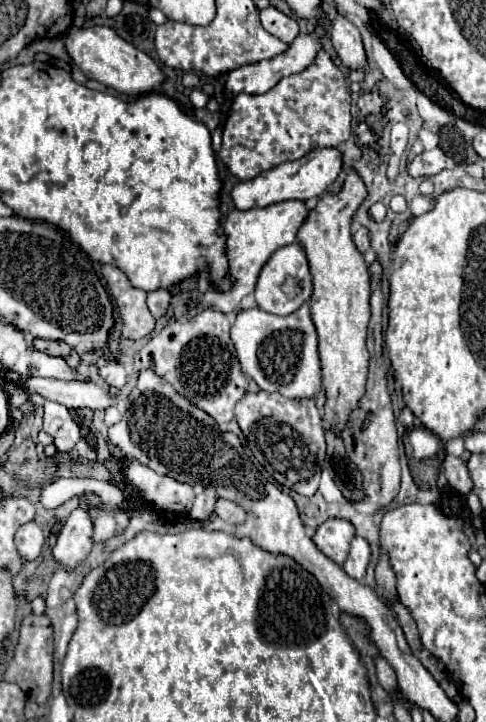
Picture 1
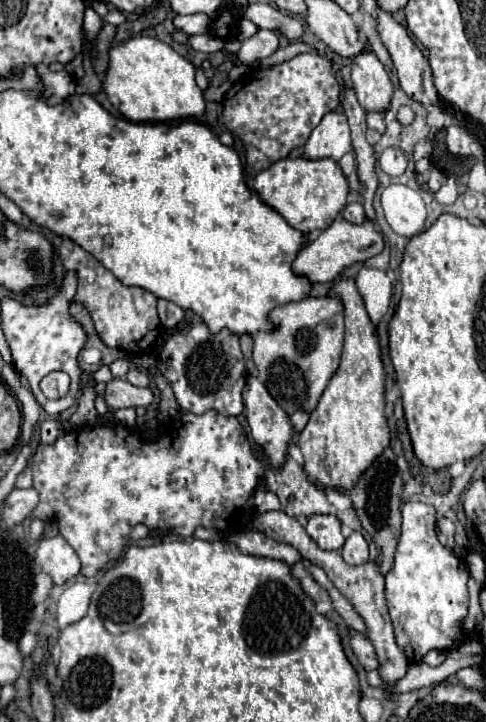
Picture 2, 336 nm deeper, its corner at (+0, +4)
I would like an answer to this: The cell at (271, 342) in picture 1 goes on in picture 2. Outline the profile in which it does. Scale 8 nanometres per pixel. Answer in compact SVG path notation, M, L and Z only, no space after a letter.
M309 296L275 308L269 318L277 324L277 330L257 332L253 336L253 362L259 370L257 378L289 416L297 410L313 412L327 382L339 368L343 348L343 304L339 296Z

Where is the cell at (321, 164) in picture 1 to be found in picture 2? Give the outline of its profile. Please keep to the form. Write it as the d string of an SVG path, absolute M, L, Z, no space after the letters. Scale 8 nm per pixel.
M327 112L319 126L311 132L303 156L309 160L319 160L319 158L333 158L341 160L345 152L351 150L351 134L349 134L349 124L347 116L343 112Z

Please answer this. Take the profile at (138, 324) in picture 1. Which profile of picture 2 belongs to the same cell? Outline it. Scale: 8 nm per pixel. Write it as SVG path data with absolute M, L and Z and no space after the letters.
M69 238L61 240L57 254L67 270L75 270L79 280L83 278L81 290L77 286L77 294L73 300L83 302L87 306L101 340L111 348L121 348L133 354L151 352L153 342L159 334L159 316L155 310L157 298L151 292L145 292L143 288L121 284L99 260L95 260L89 252L85 252Z

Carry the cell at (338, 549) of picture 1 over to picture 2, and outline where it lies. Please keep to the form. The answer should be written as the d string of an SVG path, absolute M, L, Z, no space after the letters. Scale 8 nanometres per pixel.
M329 514L309 516L305 530L323 550L339 550L345 542L341 534L341 522Z

